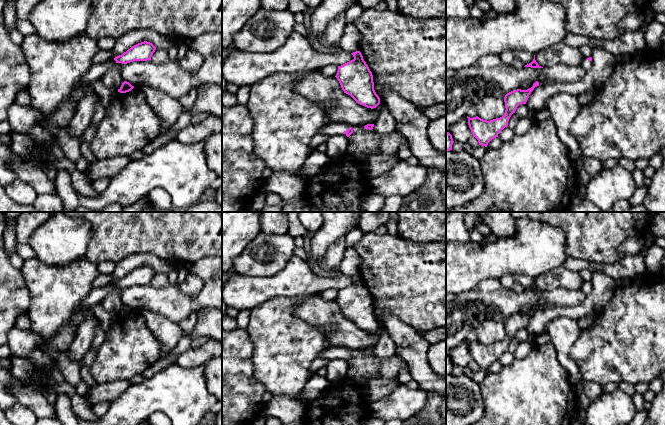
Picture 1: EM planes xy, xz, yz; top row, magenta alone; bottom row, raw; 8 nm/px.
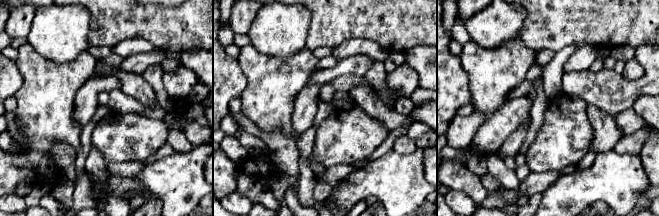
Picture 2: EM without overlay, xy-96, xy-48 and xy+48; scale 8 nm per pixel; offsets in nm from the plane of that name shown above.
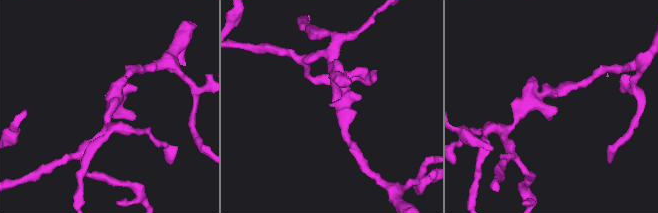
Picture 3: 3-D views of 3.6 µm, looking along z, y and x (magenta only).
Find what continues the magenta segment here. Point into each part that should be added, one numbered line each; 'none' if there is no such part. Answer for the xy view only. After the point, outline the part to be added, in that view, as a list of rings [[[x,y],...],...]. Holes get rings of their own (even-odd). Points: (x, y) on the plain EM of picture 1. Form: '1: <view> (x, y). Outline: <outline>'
1: xy (96, 296). Outline: [[[110,284],[104,287],[95,288],[90,291],[87,298],[81,304],[80,309],[84,307],[92,307],[96,304],[101,304],[103,299],[112,291],[123,291],[125,288],[112,286]]]

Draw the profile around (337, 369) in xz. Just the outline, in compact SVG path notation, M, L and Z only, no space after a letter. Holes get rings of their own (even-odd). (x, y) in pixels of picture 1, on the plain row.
M344 359L330 360L326 366L326 378L329 382L337 382L347 377L348 361Z

